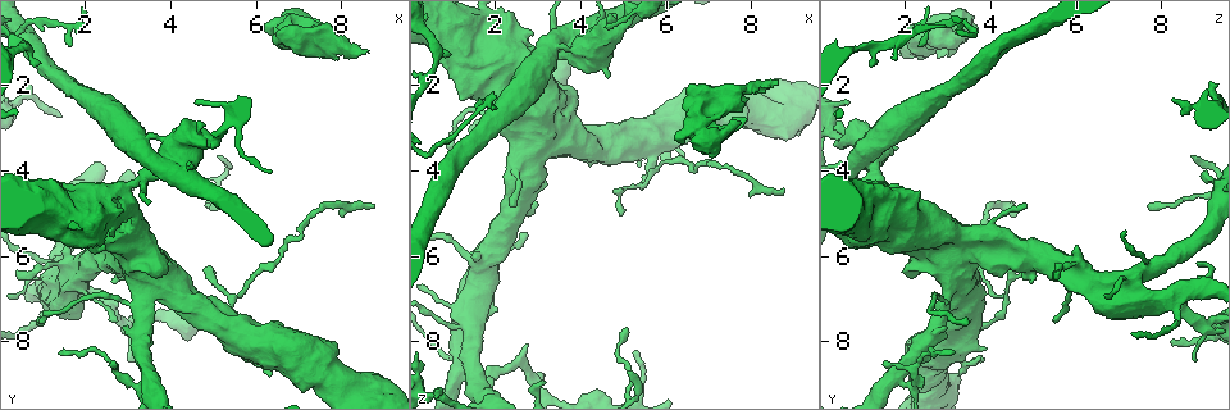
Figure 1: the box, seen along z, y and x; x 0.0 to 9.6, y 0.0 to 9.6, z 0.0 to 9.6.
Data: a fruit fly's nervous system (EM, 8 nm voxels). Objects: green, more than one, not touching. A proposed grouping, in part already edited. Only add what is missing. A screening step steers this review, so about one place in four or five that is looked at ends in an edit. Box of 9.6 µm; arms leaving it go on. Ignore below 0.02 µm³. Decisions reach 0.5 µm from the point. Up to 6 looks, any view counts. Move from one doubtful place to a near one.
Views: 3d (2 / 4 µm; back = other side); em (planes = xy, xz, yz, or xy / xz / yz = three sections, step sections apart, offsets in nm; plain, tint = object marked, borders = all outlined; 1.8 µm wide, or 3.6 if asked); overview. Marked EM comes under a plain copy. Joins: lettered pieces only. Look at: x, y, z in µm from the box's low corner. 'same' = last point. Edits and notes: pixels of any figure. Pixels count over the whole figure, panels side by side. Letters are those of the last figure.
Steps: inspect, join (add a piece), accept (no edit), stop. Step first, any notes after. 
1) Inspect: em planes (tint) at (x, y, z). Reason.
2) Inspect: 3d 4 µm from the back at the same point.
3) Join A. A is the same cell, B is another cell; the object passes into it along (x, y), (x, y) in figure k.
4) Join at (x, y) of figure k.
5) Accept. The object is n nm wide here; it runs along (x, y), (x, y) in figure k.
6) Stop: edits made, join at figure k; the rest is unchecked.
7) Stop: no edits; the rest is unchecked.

Inspect: 3d 4 µm at (3.60, 3.85, 1.15). Four arms meet.

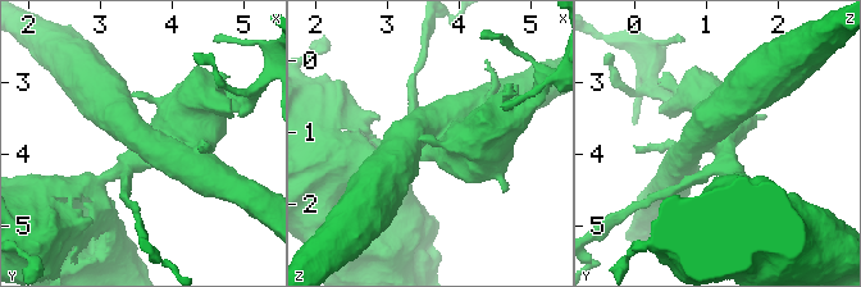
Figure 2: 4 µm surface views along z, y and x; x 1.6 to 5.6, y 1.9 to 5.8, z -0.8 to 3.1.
Inspect: em 3.6 µm xy step 8 (tint) at (3.65, 3.90, 1.15).

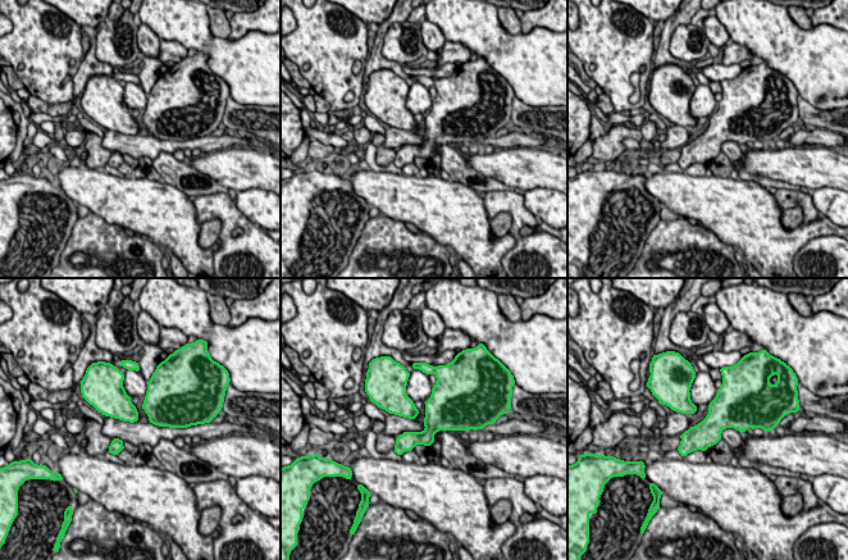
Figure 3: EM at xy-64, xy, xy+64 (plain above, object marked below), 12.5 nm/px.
Inspect: em 3.6 µm planes (borders) at the same point. Another direction.

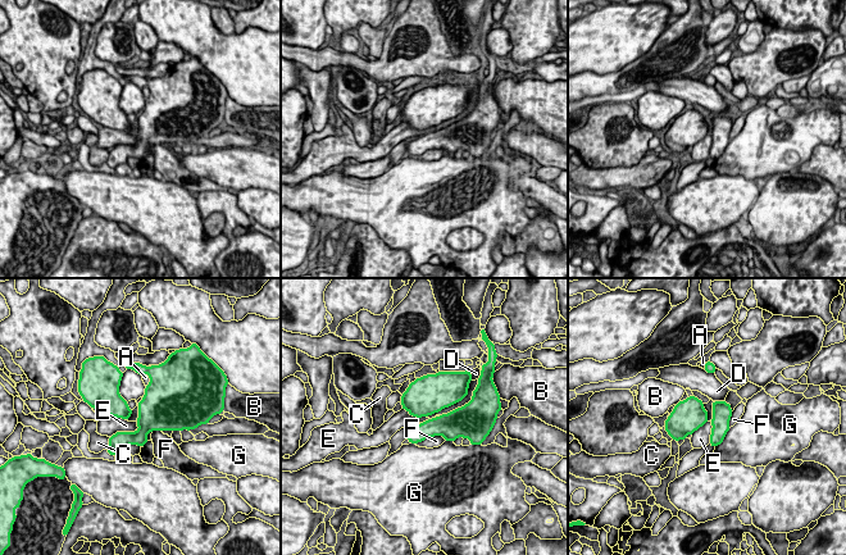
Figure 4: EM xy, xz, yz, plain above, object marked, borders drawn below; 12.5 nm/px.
Accept. A, B, C, D, E, F and G are other cells; a border runs along (139, 426), (109, 437) in figure 4; none of them fits.

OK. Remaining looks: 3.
Inspect: 3d 4 µm at (1.85, 5.15, 0.65). Sharp bend.

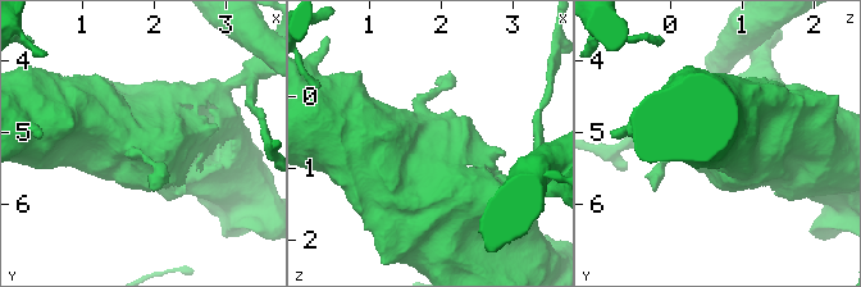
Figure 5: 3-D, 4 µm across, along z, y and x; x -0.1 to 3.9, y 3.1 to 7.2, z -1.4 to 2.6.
Inspect: em 3.6 µm xz step 16 (tint) at (1.90, 5.10, 0.65).

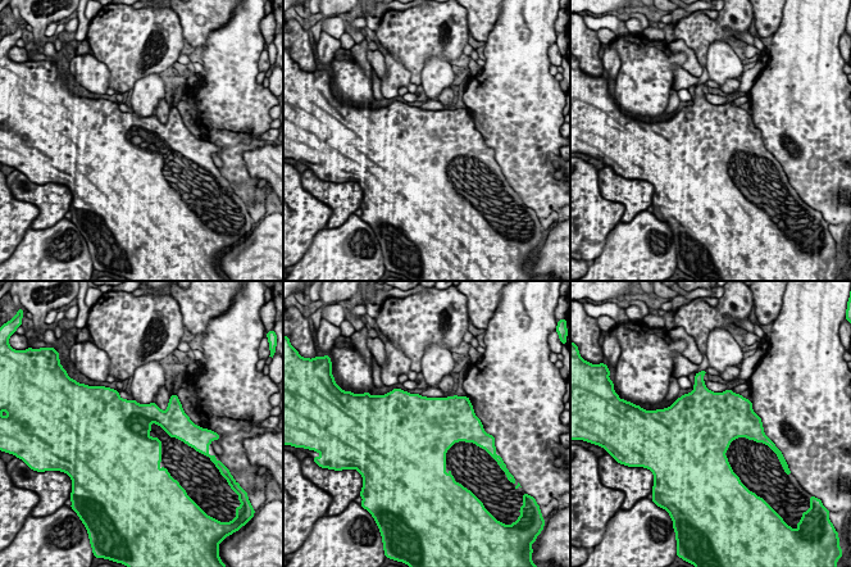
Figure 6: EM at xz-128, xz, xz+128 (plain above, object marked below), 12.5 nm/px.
Inspect: em 3.6 µm planes (borders) at the same point.

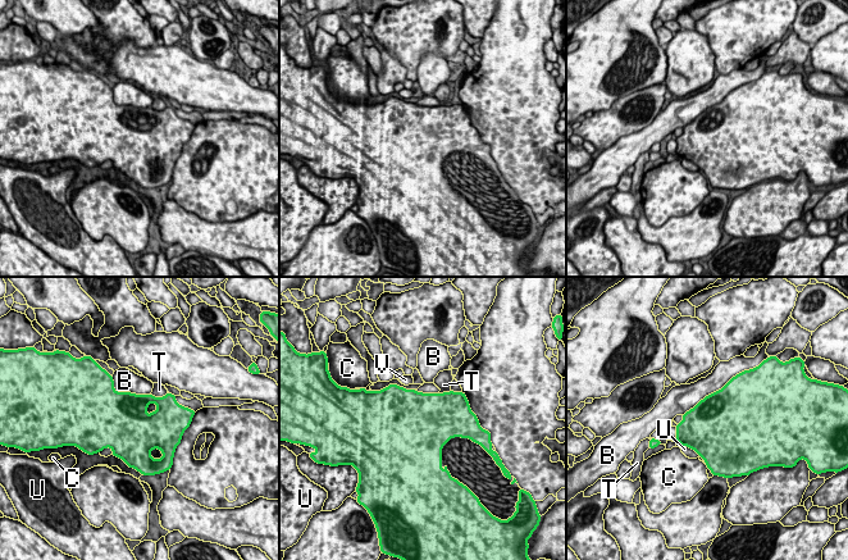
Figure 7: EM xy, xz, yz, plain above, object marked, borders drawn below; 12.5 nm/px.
Accept. The object is 850 nm wide here; B, C, T, U and V are other cells; a border runs along (729, 381), (683, 415) in figure 7; no lettered piece goes on from it.

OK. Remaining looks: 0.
Stop: no edits; the rest is unchecked.

